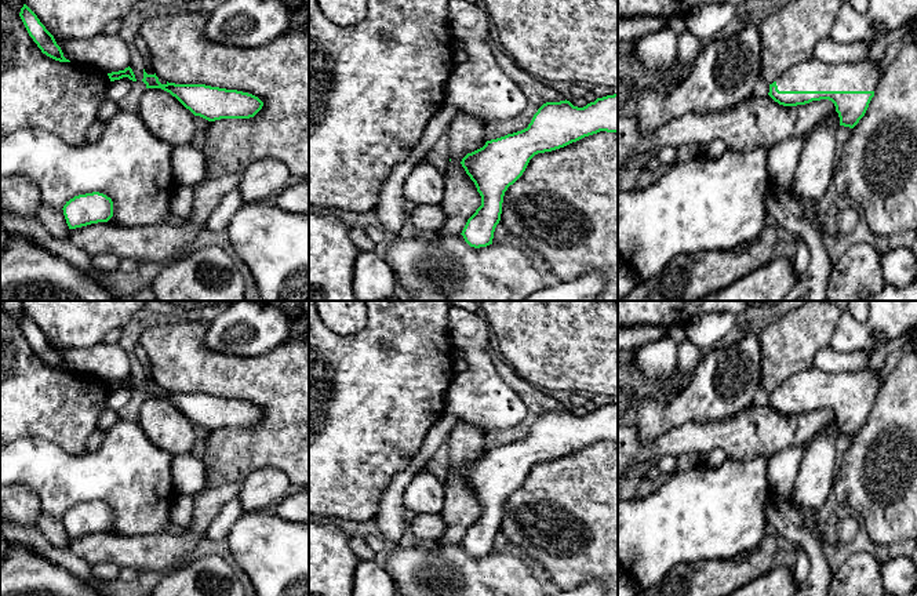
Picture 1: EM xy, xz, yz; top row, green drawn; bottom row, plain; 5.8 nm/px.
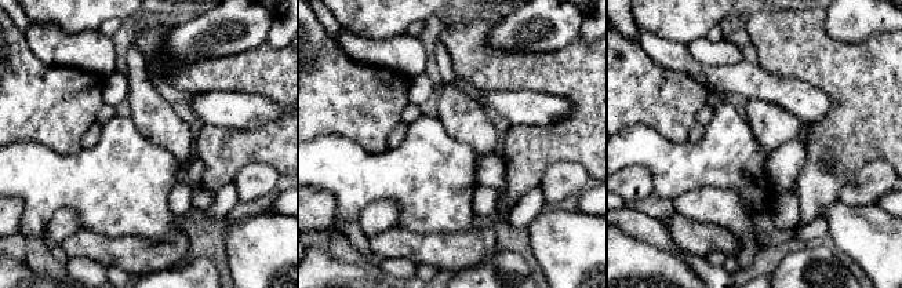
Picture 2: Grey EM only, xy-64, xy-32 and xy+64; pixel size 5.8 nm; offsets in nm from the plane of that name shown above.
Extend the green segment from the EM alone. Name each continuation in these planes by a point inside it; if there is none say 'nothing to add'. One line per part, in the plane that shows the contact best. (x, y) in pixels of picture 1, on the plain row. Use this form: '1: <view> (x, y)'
1: yz (812, 384)

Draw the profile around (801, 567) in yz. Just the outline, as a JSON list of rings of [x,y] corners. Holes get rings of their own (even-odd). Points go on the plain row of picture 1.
[[[798,544],[794,552],[797,553],[797,559],[793,567],[793,577],[794,581],[801,585],[809,574],[809,557]]]

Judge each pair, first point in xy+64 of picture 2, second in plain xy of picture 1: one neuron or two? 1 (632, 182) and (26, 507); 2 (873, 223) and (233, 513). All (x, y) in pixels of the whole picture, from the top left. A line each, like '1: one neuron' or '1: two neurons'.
1: one neuron
2: two neurons

